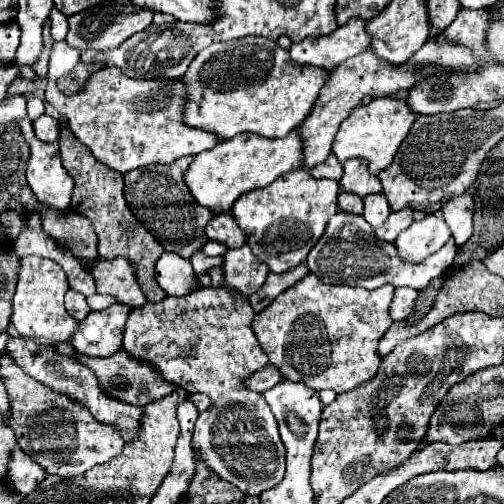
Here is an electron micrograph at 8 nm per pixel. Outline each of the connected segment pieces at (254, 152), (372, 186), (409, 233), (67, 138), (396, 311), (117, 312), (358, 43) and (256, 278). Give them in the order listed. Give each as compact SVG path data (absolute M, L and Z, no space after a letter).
M298 129L290 131L282 139L268 139L262 135L244 133L218 143L214 149L196 155L184 179L200 205L210 207L214 211L228 211L240 195L258 187L266 187L276 177L302 165L304 165L304 143L300 143Z
M348 159L344 163L344 177L340 181L340 187L360 197L382 191L380 179L368 171L368 161L364 159Z
M432 213L426 219L414 221L408 229L404 229L396 237L396 247L404 261L416 263L420 259L426 259L434 251L438 251L450 239L450 235L452 233L444 217Z
M66 125L60 129L58 143L60 143L60 151L62 151L62 165L74 177L74 185L76 185L70 207L74 211L86 215L94 223L94 229L96 229L96 235L98 235L100 259L114 259L114 257L132 259L132 263L136 263L136 273L140 275L140 283L144 283L144 291L148 291L148 295L152 295L152 301L164 299L166 297L164 291L154 281L154 265L156 265L158 257L164 253L164 249L142 227L142 223L136 217L132 217L132 211L124 203L122 173L112 171L110 167L100 163L92 155L92 151L88 151L88 147L72 135L72 131Z
M412 287L396 289L392 305L390 305L390 317L394 321L404 321L414 311L414 303L416 303L418 295L420 295L420 291L412 289Z
M114 303L102 311L90 311L80 323L80 331L72 337L72 345L82 355L108 357L122 349L124 323L130 315L128 305Z
M356 17L348 19L346 25L338 27L330 35L322 37L306 37L302 41L292 43L290 57L296 63L310 63L316 67L326 67L328 71L342 61L362 53L372 43L370 33L366 31L366 21Z
M248 245L240 249L230 249L224 255L224 271L228 271L228 287L252 295L266 281L268 267L260 263Z

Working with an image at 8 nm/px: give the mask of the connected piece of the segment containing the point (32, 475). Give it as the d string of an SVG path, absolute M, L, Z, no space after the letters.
M16 445L12 451L12 463L8 463L8 485L22 495L30 495L46 477L44 467L40 467L32 457L28 457Z

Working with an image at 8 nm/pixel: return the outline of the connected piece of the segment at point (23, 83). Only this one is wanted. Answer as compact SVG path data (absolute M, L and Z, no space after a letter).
M16 77L14 83L8 87L8 93L6 93L6 99L10 97L16 97L16 95L22 95L22 97L32 97L36 85L30 81L30 79L24 79L24 77Z

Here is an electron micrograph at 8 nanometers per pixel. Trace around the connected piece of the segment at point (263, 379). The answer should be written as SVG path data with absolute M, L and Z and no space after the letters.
M264 367L258 371L258 375L252 375L252 379L248 379L248 385L252 387L252 391L260 391L264 393L266 389L272 389L276 383L282 381L282 373L278 367Z

